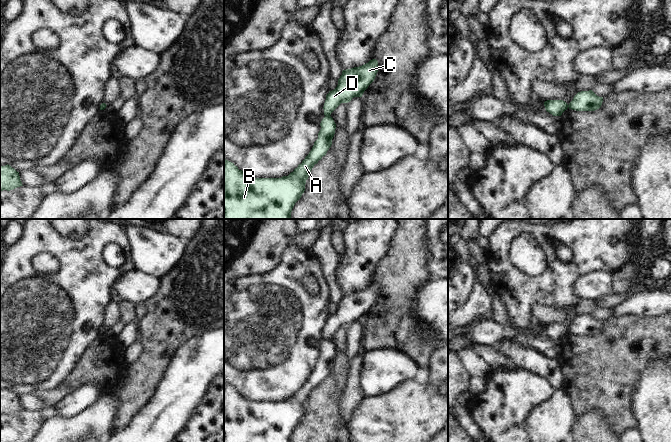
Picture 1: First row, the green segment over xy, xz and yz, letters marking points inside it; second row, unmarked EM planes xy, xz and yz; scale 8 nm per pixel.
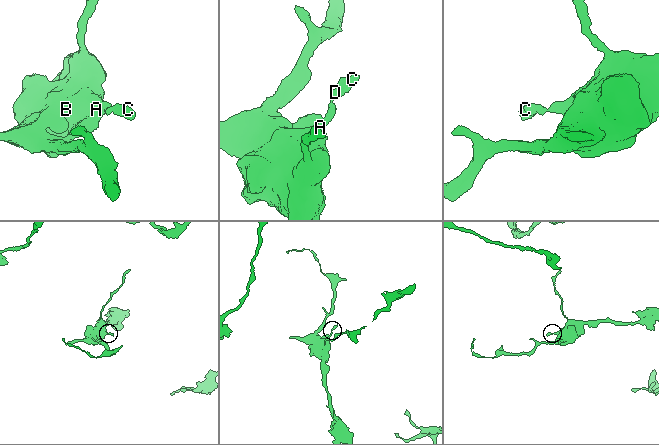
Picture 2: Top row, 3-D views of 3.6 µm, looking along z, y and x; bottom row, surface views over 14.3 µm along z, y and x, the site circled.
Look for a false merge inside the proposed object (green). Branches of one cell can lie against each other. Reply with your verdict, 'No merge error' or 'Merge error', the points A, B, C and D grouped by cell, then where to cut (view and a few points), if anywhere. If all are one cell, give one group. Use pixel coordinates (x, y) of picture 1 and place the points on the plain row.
Merge error. Groups: A B / C D. Split along xz (329, 338), (325, 340).

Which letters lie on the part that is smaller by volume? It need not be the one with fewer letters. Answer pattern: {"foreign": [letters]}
{"foreign": ["C", "D"]}

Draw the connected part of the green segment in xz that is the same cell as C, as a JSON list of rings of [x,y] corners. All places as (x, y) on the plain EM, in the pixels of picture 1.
[[[376,283],[362,290],[343,294],[337,311],[326,319],[324,339],[331,339],[341,327],[348,327],[354,321],[362,321],[364,315],[374,305],[377,296],[378,285]]]

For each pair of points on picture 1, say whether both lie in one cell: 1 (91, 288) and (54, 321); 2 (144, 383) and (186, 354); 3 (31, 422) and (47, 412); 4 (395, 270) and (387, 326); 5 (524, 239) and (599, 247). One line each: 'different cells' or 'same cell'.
1: same cell
2: different cells
3: different cells
4: same cell
5: different cells

